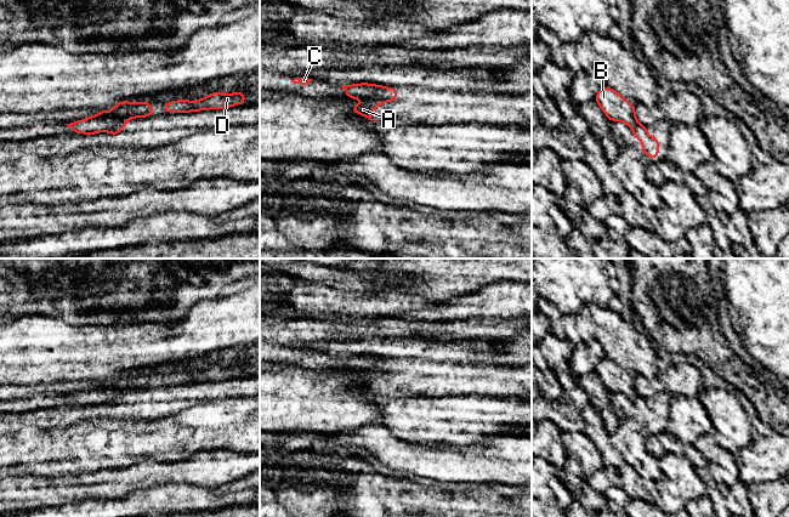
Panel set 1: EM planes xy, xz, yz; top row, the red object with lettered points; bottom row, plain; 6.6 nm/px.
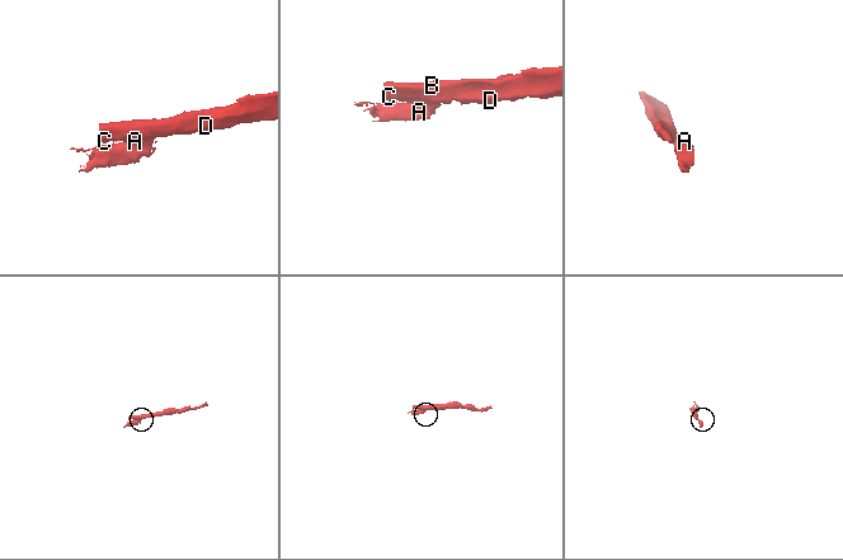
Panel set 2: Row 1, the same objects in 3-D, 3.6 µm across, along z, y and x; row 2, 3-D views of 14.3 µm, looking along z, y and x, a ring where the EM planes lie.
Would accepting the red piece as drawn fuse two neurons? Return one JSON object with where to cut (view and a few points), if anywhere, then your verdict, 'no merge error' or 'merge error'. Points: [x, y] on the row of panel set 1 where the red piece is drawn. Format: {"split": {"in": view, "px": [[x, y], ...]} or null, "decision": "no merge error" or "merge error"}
{"split": {"in": "xz", "px": [[386, 87], [379, 98], [364, 100]]}, "decision": "merge error"}

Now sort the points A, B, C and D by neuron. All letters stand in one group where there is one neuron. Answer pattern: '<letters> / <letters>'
A / B C D

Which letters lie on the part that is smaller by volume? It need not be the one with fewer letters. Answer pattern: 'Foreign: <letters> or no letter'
Foreign: A

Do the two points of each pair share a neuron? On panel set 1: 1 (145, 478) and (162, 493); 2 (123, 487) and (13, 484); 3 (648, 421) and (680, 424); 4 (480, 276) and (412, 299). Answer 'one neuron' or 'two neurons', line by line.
1: two neurons
2: one neuron
3: two neurons
4: two neurons

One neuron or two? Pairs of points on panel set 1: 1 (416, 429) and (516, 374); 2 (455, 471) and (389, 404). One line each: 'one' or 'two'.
1: two
2: two

